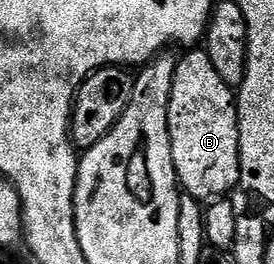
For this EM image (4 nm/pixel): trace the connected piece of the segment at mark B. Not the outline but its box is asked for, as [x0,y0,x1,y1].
[169,48,241,200]

